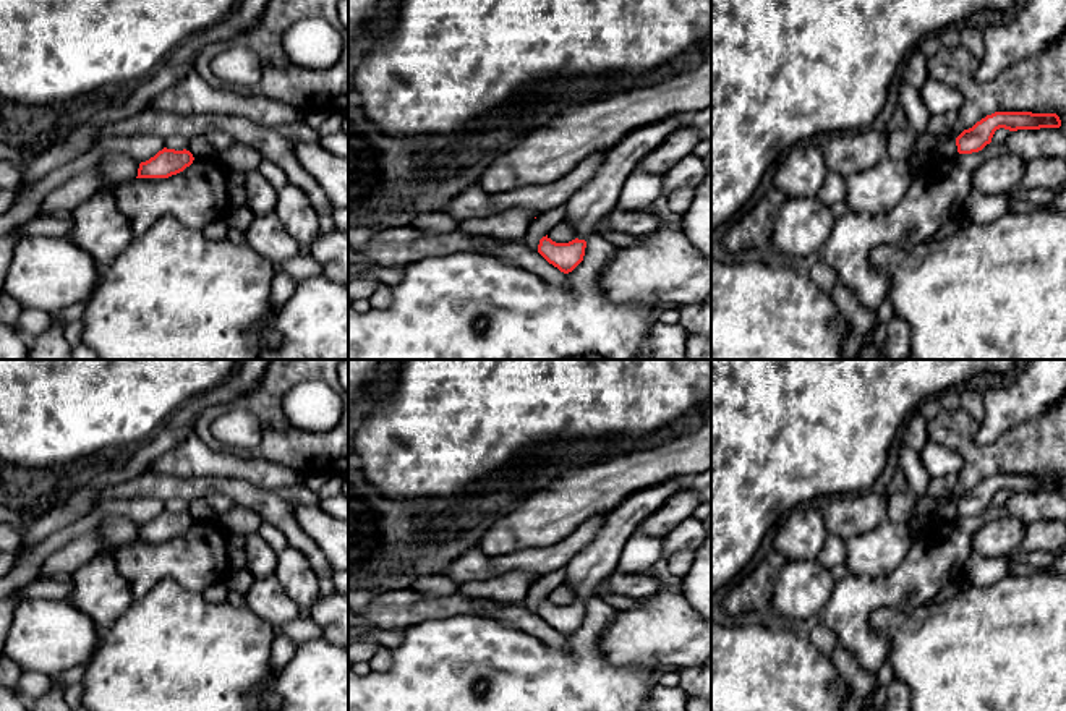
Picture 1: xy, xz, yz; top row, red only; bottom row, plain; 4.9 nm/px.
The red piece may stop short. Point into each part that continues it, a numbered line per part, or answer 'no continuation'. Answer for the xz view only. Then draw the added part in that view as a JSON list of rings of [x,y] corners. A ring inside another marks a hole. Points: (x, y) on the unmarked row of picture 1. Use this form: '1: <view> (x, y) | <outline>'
1: xz (596, 561) | [[[692,476],[671,478],[633,492],[608,512],[599,533],[565,565],[565,583],[574,590],[575,601],[586,602],[596,594],[596,590],[616,572],[625,543],[638,525],[682,491]]]

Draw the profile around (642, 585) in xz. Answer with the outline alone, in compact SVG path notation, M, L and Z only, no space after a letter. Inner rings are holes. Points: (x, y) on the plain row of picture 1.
M614 572L604 586L609 593L629 596L632 599L646 599L659 591L659 580L648 573L624 575Z

